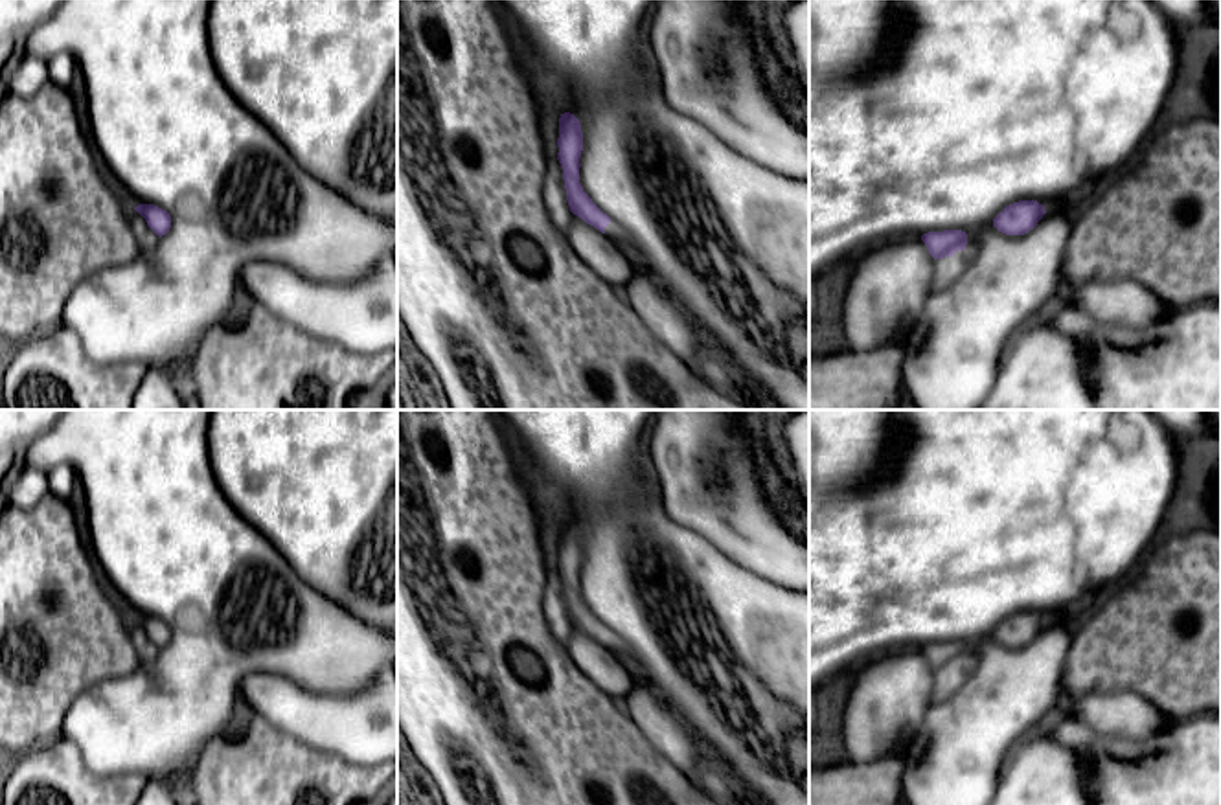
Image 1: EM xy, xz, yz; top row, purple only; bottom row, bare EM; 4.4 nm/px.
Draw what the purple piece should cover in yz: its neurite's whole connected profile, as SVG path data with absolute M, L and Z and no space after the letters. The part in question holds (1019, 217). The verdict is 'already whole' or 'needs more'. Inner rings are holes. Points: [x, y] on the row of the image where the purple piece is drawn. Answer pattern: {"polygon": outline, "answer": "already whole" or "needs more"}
{"polygon": "M1019 200L1006 206L993 219L993 226L1006 235L1024 235L1037 226L1044 213L1044 206L1037 200Z", "answer": "already whole"}

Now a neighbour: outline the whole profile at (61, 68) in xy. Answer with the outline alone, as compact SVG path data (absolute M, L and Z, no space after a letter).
M48 51L46 62L48 62L50 83L68 88L77 72L75 61L70 55L59 55Z

